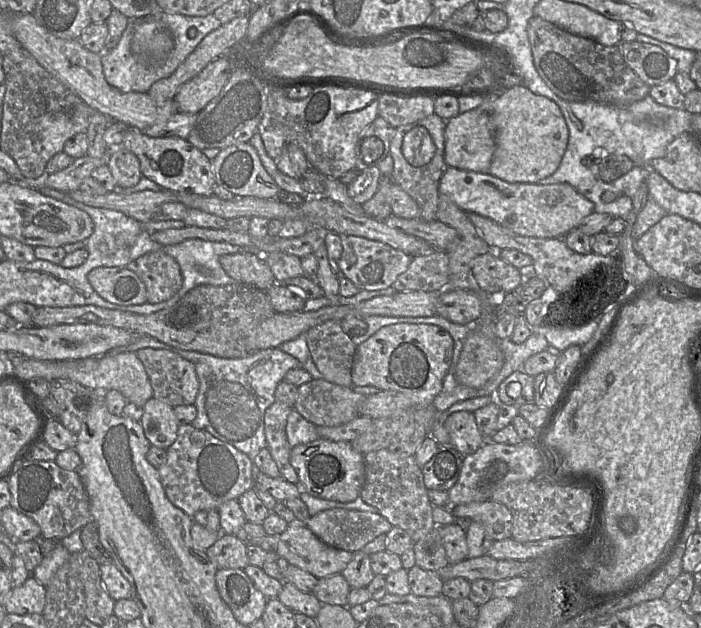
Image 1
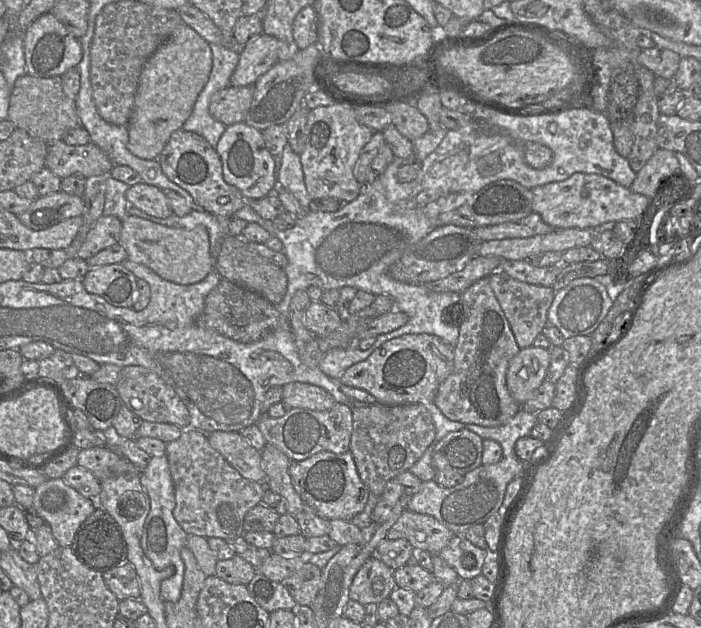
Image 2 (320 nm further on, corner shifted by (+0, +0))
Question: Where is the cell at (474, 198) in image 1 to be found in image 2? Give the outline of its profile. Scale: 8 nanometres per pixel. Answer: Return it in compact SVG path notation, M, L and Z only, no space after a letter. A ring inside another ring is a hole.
M574 173L568 179L531 189L532 210L555 229L603 229L622 220L639 219L650 199L632 192L611 179L598 174Z

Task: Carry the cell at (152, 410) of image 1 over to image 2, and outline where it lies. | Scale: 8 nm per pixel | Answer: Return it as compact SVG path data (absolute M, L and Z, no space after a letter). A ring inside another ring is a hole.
M167 456L151 457L148 466L141 471L140 482L149 497L150 504L141 536L141 547L145 556L156 569L161 570L169 565L175 567L175 574L162 581L160 587L163 600L175 603L179 600L182 592L185 565L180 553L182 548L187 546L188 534L173 516L175 493Z

